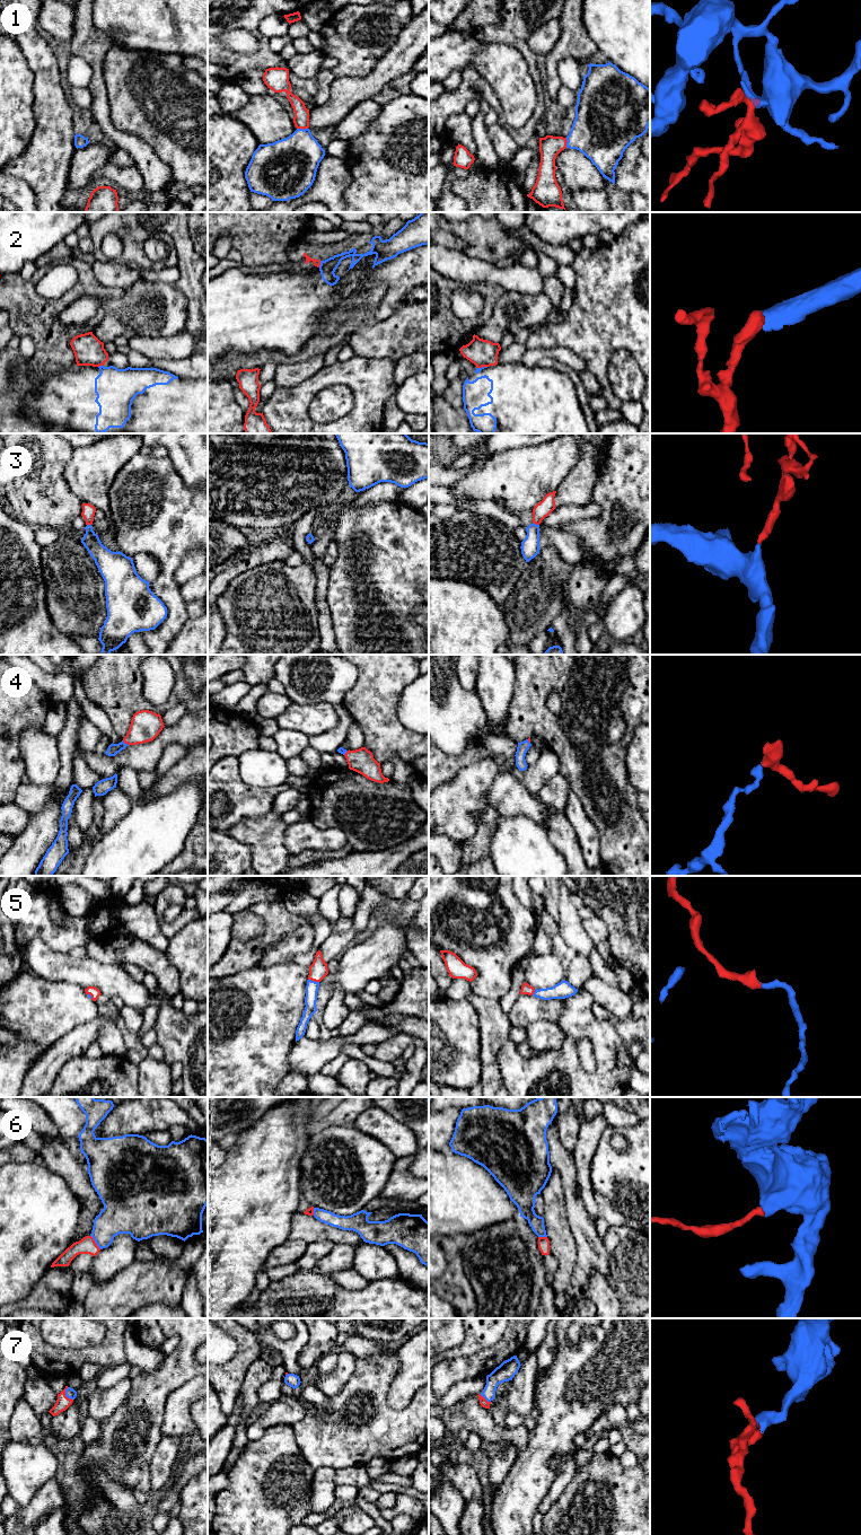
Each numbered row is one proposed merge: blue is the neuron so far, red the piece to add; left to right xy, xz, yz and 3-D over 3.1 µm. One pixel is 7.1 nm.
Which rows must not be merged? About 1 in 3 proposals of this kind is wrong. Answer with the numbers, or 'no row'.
2, 6

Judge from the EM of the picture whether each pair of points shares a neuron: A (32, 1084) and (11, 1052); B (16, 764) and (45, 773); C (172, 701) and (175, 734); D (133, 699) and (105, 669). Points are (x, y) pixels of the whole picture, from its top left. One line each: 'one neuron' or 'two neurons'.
A: two neurons
B: two neurons
C: two neurons
D: one neuron

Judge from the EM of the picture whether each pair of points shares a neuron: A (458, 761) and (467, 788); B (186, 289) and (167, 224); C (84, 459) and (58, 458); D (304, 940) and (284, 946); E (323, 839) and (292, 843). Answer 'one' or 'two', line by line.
A: two
B: one
C: two
D: one
E: one

